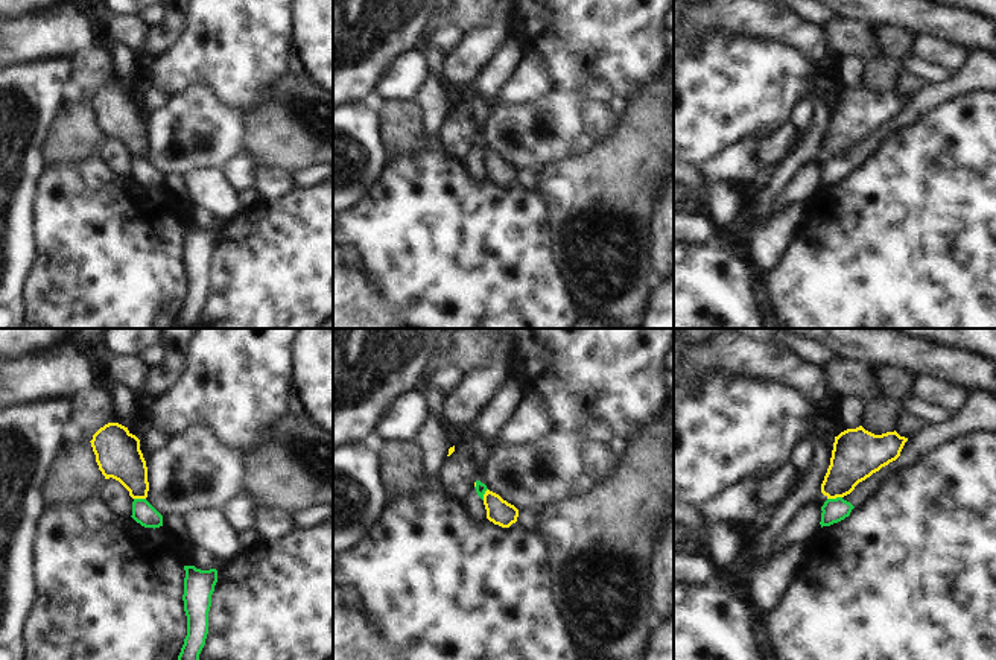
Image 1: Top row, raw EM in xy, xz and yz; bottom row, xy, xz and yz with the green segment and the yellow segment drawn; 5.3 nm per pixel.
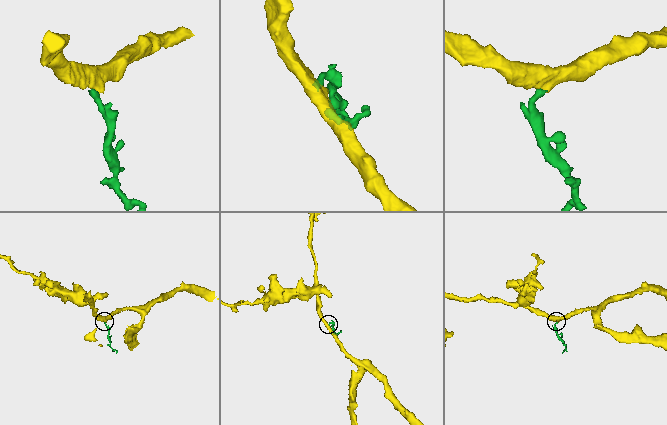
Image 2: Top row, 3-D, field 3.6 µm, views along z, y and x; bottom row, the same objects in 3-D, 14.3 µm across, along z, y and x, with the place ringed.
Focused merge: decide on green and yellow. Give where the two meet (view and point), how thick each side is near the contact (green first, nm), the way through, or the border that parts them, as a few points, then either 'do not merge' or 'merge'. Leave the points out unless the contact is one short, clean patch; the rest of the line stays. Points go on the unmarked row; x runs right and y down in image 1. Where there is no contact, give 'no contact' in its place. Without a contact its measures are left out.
yz (834, 158) | 130/240 nm | along yz (841, 155), (827, 158) | do not merge

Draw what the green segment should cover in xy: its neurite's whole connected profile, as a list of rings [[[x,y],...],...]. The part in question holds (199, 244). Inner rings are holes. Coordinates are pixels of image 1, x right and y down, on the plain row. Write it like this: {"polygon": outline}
{"polygon": [[[184,225],[184,271],[187,275],[187,295],[178,315],[179,328],[193,328],[208,294],[208,271],[211,254],[217,242],[217,230],[201,230],[195,225]]]}

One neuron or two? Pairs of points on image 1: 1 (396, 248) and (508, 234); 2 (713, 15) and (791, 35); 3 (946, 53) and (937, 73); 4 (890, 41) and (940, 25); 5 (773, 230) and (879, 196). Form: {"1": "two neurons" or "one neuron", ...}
{"1": "one neuron", "2": "one neuron", "3": "two neurons", "4": "two neurons", "5": "two neurons"}

